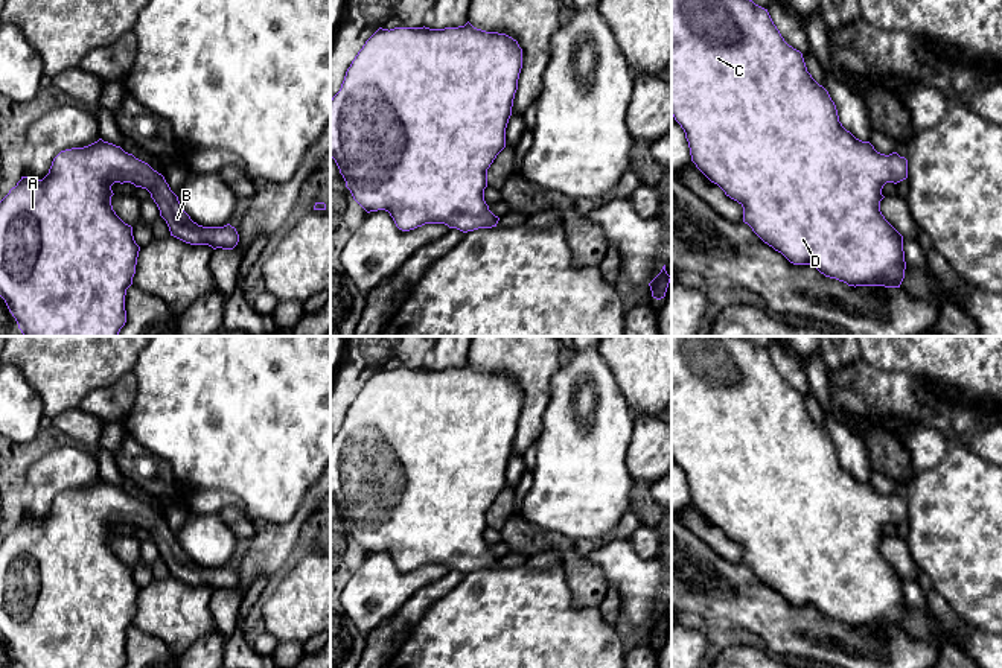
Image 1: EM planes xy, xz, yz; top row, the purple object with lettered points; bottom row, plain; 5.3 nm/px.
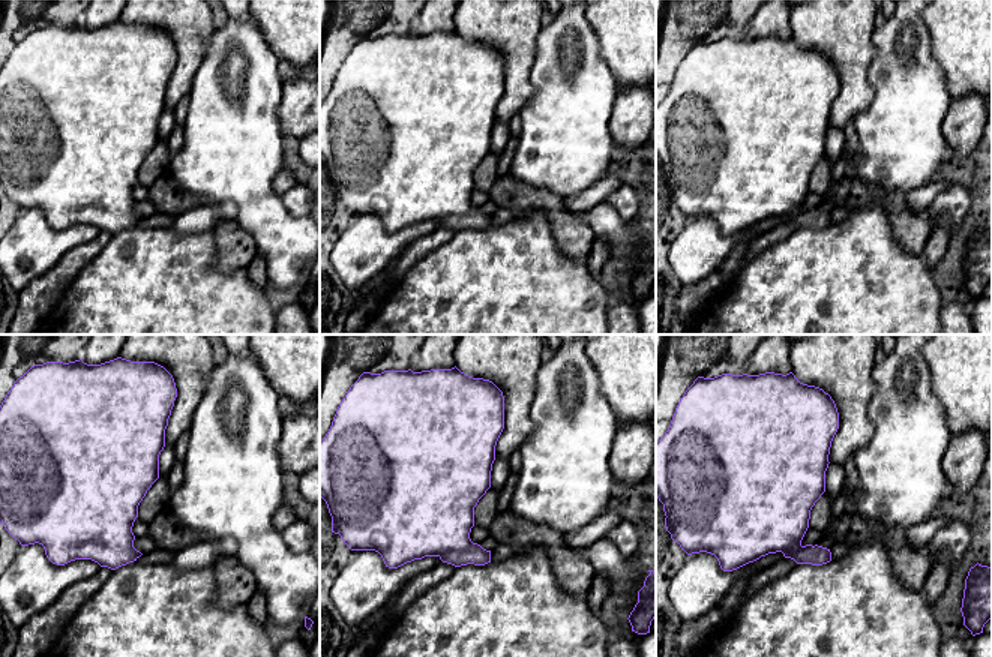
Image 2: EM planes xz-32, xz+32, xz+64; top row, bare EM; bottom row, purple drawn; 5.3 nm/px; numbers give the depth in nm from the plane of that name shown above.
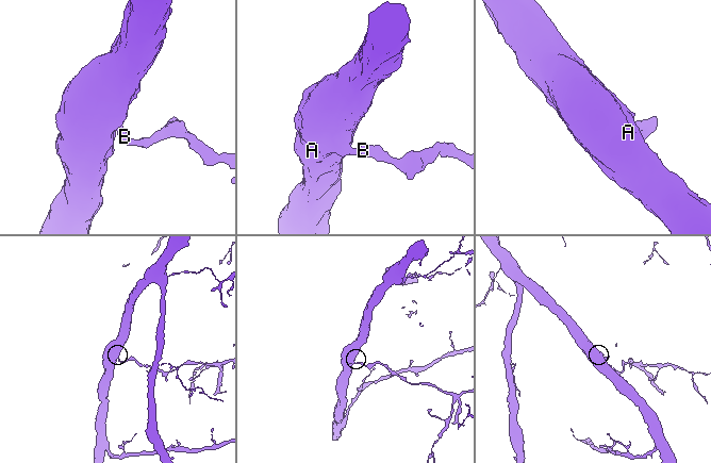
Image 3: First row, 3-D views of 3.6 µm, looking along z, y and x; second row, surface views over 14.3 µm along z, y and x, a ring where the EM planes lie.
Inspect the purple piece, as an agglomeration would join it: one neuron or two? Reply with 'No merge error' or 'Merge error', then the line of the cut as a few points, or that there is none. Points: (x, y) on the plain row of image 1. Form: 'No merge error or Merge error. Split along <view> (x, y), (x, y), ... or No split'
No merge error. No split

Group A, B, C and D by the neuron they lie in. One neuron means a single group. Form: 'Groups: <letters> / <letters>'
Groups: A B C D

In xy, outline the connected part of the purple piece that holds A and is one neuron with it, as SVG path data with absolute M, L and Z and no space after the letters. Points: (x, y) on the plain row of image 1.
M97 482L61 491L52 502L43 520L21 517L15 528L0 542L0 638L18 668L123 668L126 663L125 636L132 625L140 587L132 577L132 568L125 565L113 551L111 526L131 523L146 530L166 561L171 577L190 584L209 586L213 590L233 590L239 575L230 565L203 568L190 560L178 537L171 531L164 517L148 504L125 493L120 487Z

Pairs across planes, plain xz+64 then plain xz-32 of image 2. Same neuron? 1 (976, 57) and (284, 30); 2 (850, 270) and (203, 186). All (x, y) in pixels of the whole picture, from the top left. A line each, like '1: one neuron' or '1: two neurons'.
1: one neuron
2: two neurons

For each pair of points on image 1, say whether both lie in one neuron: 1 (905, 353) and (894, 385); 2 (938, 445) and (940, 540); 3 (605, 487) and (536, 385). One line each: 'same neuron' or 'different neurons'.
1: different neurons
2: different neurons
3: different neurons

